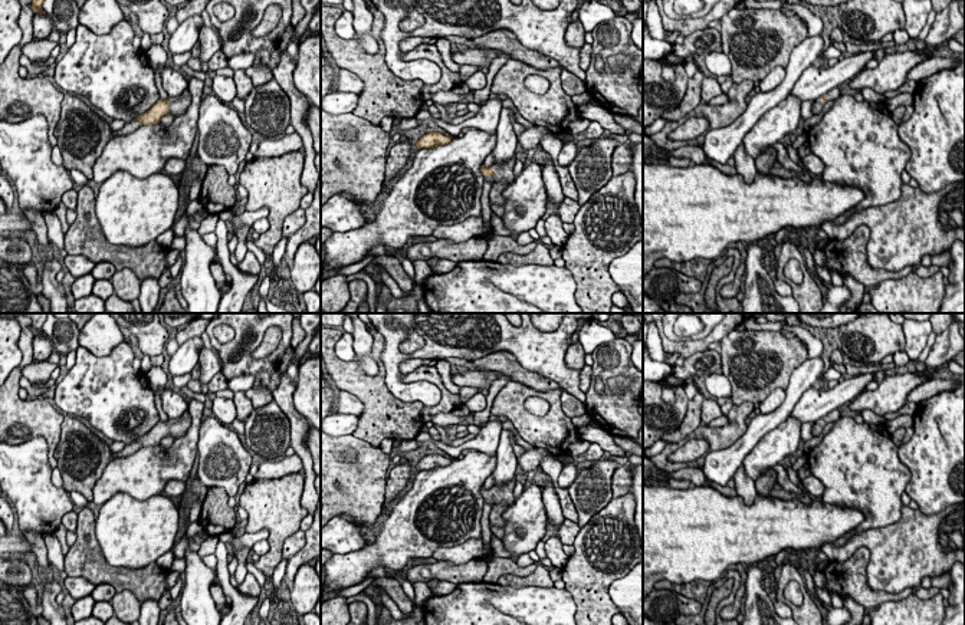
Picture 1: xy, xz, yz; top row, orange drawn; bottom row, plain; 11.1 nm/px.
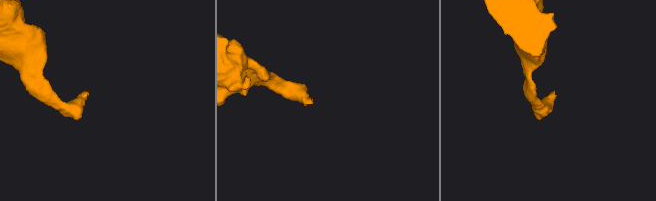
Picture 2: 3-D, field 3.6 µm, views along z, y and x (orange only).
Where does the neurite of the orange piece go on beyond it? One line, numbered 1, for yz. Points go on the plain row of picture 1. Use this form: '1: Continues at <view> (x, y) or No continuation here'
1: Continues at yz (819, 426)

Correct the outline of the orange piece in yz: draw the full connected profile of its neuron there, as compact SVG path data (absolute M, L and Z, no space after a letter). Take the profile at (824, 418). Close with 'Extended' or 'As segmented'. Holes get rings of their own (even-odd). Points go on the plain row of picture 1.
M837 408L824 415L823 418L820 418L818 421L815 421L811 430L813 437L818 437L827 424L836 422L840 417L841 417L841 409Z. Extended

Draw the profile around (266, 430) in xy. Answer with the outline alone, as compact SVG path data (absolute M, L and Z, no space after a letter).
M275 401L253 408L244 421L243 435L247 447L266 460L285 457L291 447L289 420Z

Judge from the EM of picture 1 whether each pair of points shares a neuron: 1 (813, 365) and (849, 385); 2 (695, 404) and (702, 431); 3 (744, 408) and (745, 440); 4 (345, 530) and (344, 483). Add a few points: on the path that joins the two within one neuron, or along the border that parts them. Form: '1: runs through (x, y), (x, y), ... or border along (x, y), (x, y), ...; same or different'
1: border along (813, 385), (803, 394), (791, 411); different
2: border along (701, 423), (683, 438), (672, 443); different
3: border along (748, 426), (729, 446), (716, 450); different
4: border along (335, 515), (348, 517), (361, 530), (366, 543); different

